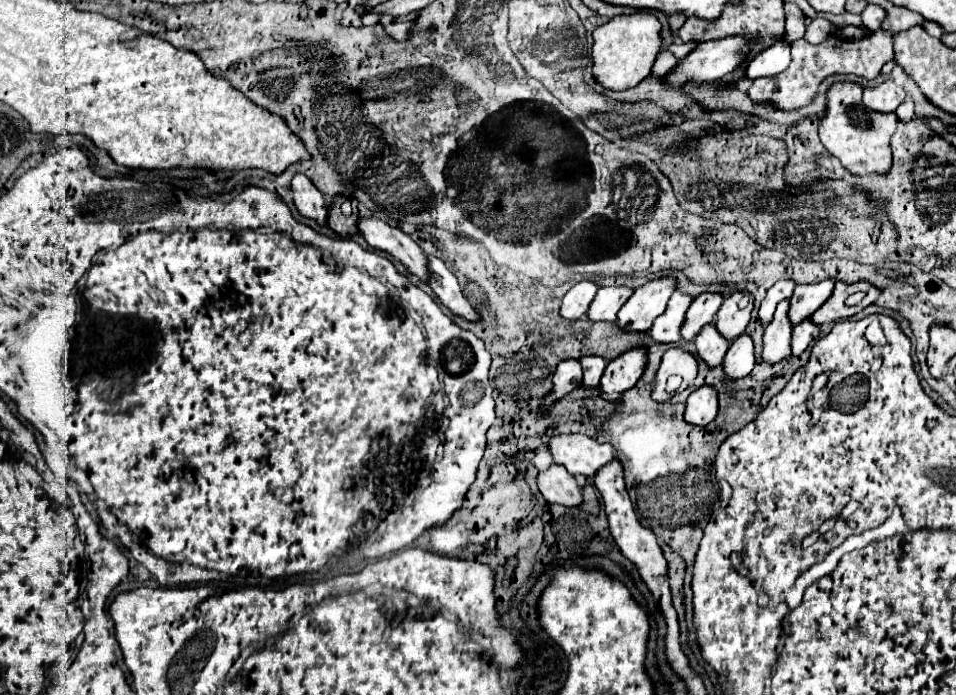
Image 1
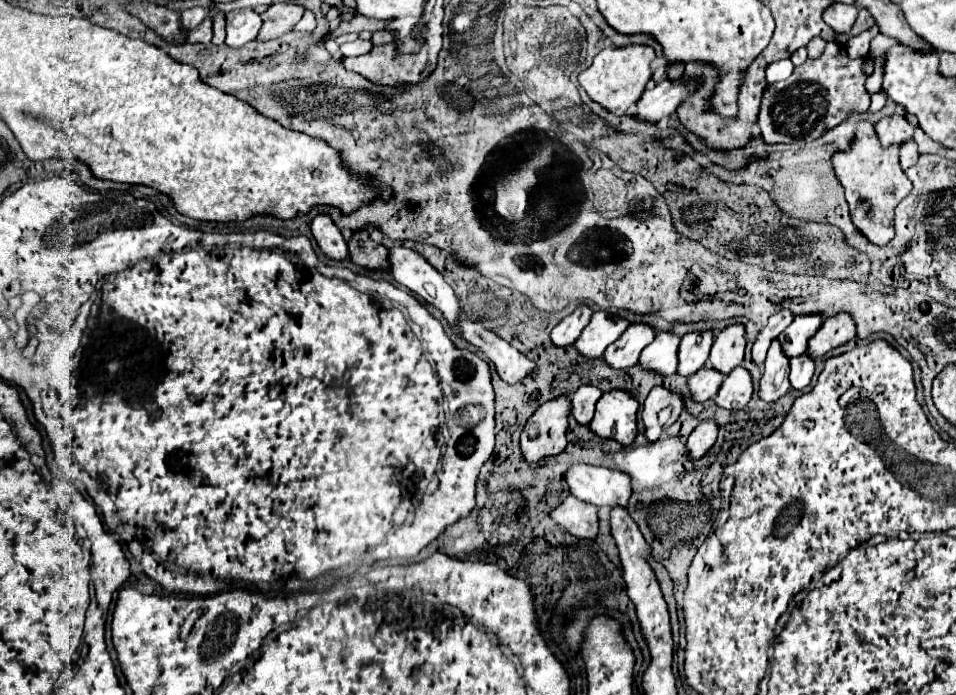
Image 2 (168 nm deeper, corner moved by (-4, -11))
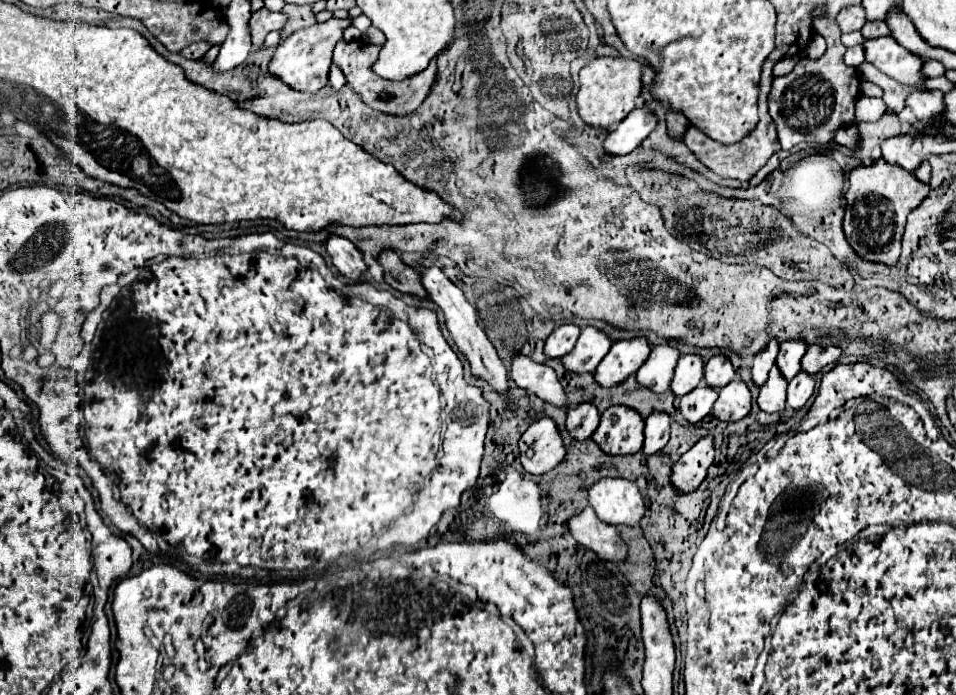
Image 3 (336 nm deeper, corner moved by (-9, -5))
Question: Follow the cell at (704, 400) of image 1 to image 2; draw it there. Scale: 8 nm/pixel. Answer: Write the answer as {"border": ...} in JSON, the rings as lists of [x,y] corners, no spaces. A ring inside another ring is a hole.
{"border":[[[708,420],[700,422],[686,442],[690,460],[700,460],[702,456],[706,456],[706,452],[714,446],[716,436],[718,436],[718,426],[714,422],[708,422]]]}

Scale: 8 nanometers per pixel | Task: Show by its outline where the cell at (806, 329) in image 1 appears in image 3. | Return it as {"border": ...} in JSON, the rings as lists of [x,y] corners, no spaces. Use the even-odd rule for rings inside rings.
{"border":[[[799,370],[787,388],[787,406],[793,410],[803,408],[815,390],[815,378],[805,370]]]}

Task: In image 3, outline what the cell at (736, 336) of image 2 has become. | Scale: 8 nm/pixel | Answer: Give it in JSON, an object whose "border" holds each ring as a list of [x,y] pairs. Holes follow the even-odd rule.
{"border":[[[717,354],[705,364],[705,384],[713,388],[723,388],[733,378],[735,378],[735,368],[727,356]]]}

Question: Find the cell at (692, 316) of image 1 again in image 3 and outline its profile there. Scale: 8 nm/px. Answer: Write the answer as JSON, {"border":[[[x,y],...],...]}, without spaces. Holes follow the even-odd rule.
{"border":[[[699,354],[681,356],[675,368],[675,378],[671,382],[673,394],[681,398],[689,390],[693,390],[703,380],[703,368],[705,368],[705,360]]]}

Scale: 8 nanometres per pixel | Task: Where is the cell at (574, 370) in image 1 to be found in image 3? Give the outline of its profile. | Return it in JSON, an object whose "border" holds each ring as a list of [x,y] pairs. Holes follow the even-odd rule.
{"border":[[[537,418],[519,440],[521,464],[529,474],[553,470],[565,456],[565,444],[553,418]]]}

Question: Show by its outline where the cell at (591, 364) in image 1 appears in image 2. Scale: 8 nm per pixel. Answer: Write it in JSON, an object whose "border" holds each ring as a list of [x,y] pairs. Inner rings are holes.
{"border":[[[592,386],[578,388],[578,392],[572,396],[572,412],[570,412],[572,418],[582,426],[590,424],[600,396],[602,396],[602,392],[598,388],[592,388]]]}

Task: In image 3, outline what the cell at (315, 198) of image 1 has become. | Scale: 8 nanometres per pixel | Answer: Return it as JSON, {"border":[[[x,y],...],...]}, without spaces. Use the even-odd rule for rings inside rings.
{"border":[[[331,232],[327,236],[325,244],[327,244],[327,252],[331,254],[331,260],[333,260],[335,268],[341,274],[345,274],[351,280],[357,280],[365,272],[367,266],[363,262],[363,256],[361,256],[357,246],[349,238]]]}

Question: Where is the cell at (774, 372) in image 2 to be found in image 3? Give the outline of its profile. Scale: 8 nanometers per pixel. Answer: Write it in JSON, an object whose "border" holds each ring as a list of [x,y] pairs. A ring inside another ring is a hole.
{"border":[[[775,364],[771,368],[771,372],[769,372],[767,382],[761,386],[761,392],[759,392],[759,398],[757,398],[759,408],[769,412],[769,414],[785,410],[785,404],[787,404],[787,384],[789,382],[785,380],[785,376],[781,374],[781,370]]]}

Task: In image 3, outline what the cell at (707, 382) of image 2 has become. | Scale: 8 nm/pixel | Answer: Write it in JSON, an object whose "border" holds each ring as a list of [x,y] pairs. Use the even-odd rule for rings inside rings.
{"border":[[[697,386],[679,400],[681,402],[679,408],[685,420],[697,424],[711,412],[715,400],[717,400],[717,390],[713,390],[711,386]]]}

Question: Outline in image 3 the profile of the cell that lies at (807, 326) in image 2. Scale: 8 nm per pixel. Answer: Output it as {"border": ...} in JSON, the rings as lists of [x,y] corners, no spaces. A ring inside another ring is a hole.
{"border":[[[791,338],[787,342],[781,342],[781,350],[777,356],[777,366],[781,370],[781,374],[785,374],[785,378],[793,378],[793,374],[797,374],[797,370],[801,370],[801,358],[807,350],[807,344],[803,338]]]}

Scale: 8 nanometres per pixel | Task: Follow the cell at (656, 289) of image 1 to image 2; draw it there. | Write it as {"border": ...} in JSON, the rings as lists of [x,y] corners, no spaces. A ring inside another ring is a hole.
{"border":[[[630,324],[624,334],[604,352],[604,362],[616,370],[638,364],[642,350],[654,340],[654,330],[648,324]]]}

